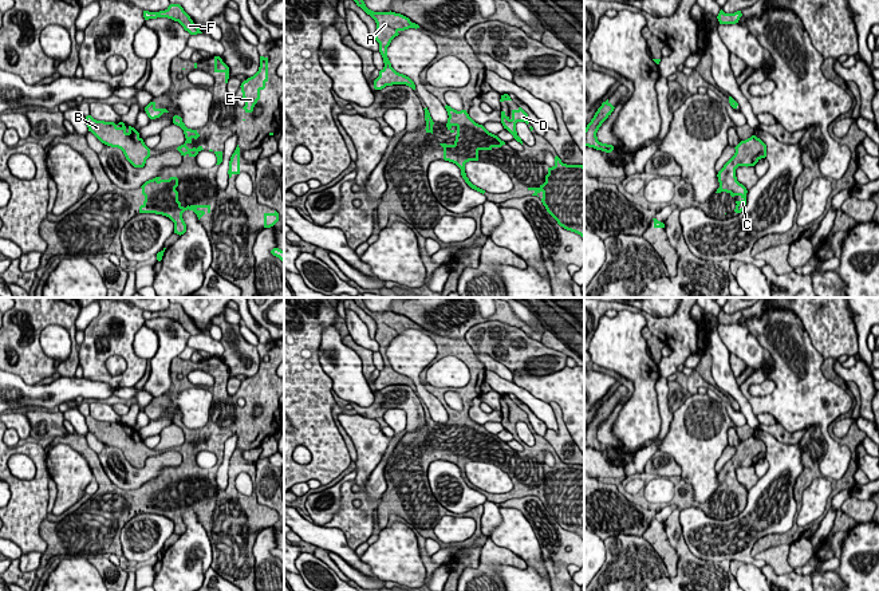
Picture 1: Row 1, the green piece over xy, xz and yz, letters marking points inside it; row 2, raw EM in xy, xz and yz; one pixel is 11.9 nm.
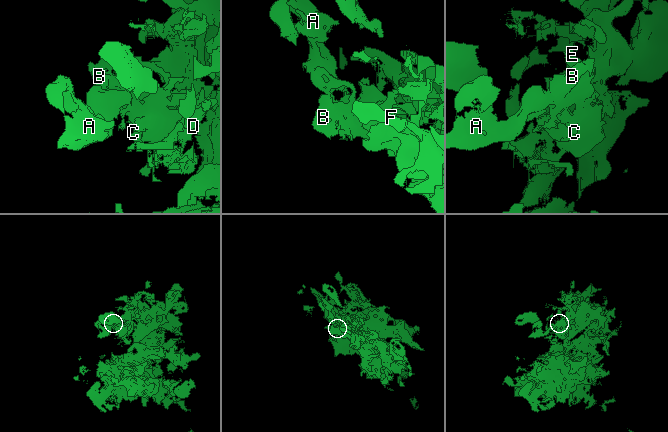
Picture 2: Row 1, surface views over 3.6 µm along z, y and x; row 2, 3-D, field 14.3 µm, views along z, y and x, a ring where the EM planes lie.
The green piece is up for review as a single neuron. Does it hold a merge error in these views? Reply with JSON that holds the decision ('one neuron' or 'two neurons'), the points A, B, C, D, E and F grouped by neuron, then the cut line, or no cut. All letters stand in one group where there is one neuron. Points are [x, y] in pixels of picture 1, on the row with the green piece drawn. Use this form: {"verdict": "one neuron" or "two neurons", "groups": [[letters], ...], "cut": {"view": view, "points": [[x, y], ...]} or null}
{"verdict": "one neuron", "groups": [["A", "B", "C", "D", "E", "F"]], "cut": null}

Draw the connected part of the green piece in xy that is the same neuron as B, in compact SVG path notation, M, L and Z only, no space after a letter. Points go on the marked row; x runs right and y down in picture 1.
M91 115L86 117L86 123L88 131L102 143L121 149L134 168L145 166L150 157L150 149L134 127L126 127L123 122L115 125L114 122L96 121Z

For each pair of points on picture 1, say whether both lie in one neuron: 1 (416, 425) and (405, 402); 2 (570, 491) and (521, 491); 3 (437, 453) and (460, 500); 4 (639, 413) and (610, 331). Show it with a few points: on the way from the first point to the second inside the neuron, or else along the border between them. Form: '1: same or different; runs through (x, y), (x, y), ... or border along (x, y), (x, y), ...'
1: same; runs through (416, 420), (416, 413), (410, 408)
2: same; runs through (558, 488), (533, 488)
3: different; border along (442, 458), (434, 458), (428, 468), (432, 491)
4: same; runs through (641, 393), (638, 367), (625, 351)

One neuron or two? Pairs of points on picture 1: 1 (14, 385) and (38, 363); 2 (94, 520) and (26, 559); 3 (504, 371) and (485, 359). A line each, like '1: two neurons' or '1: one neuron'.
1: two neurons
2: two neurons
3: one neuron

